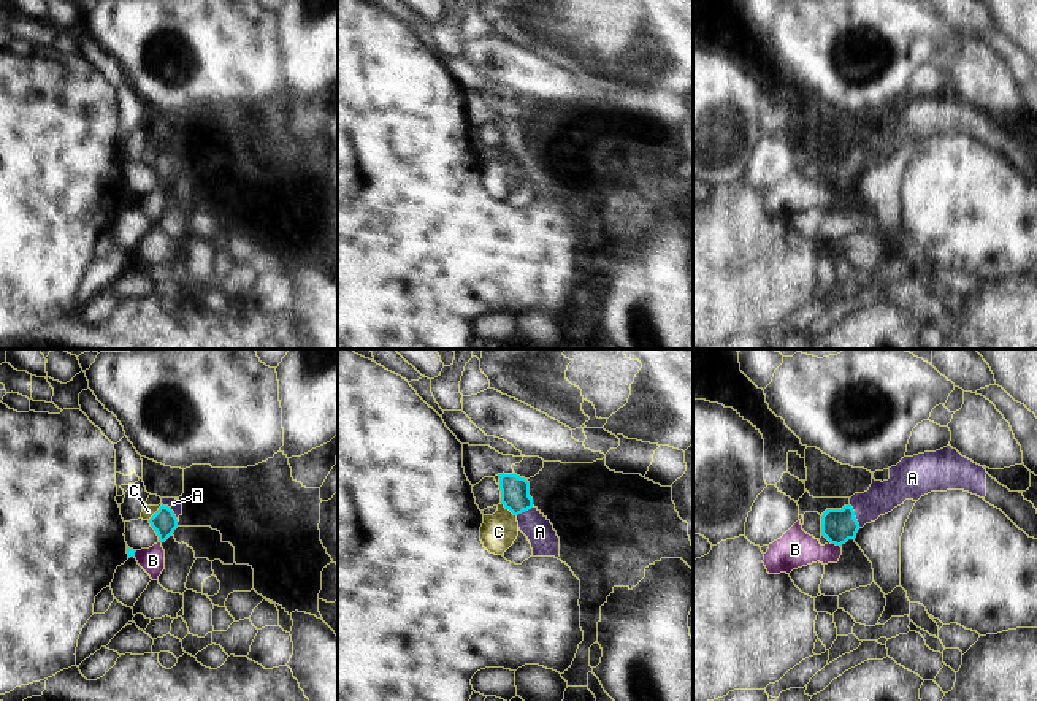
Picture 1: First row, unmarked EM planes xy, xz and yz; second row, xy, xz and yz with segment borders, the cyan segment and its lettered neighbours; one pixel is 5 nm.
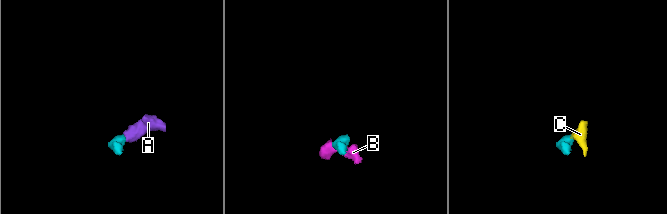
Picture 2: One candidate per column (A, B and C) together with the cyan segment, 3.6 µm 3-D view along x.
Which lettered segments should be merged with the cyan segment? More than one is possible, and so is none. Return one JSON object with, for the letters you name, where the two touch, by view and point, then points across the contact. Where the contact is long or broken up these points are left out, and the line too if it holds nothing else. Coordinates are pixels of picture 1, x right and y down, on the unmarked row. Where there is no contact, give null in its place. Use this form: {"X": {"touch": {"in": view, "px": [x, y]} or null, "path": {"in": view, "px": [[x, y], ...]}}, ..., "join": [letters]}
{"A": {"touch": {"in": "yz", "px": [853, 160]}, "path": {"in": "yz", "px": [[838, 170], [853, 160], [882, 141]]}}, "join": ["A"]}

